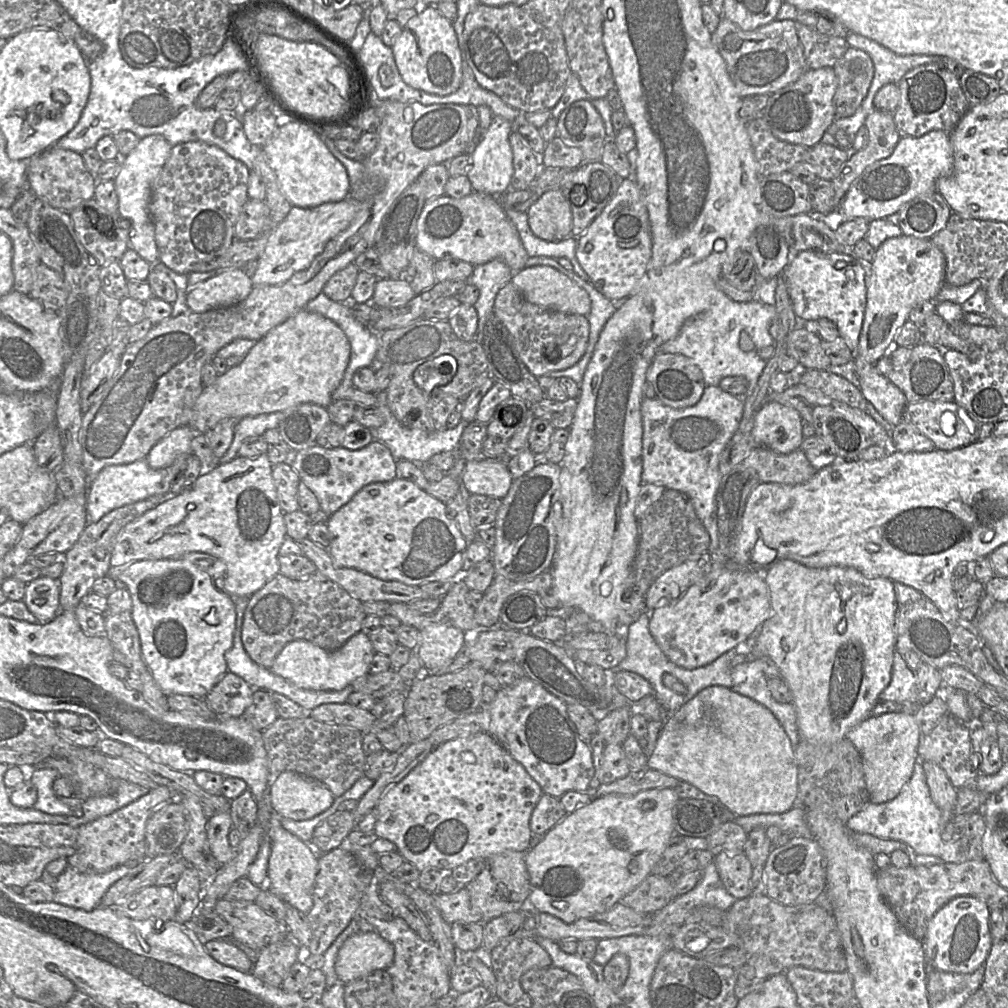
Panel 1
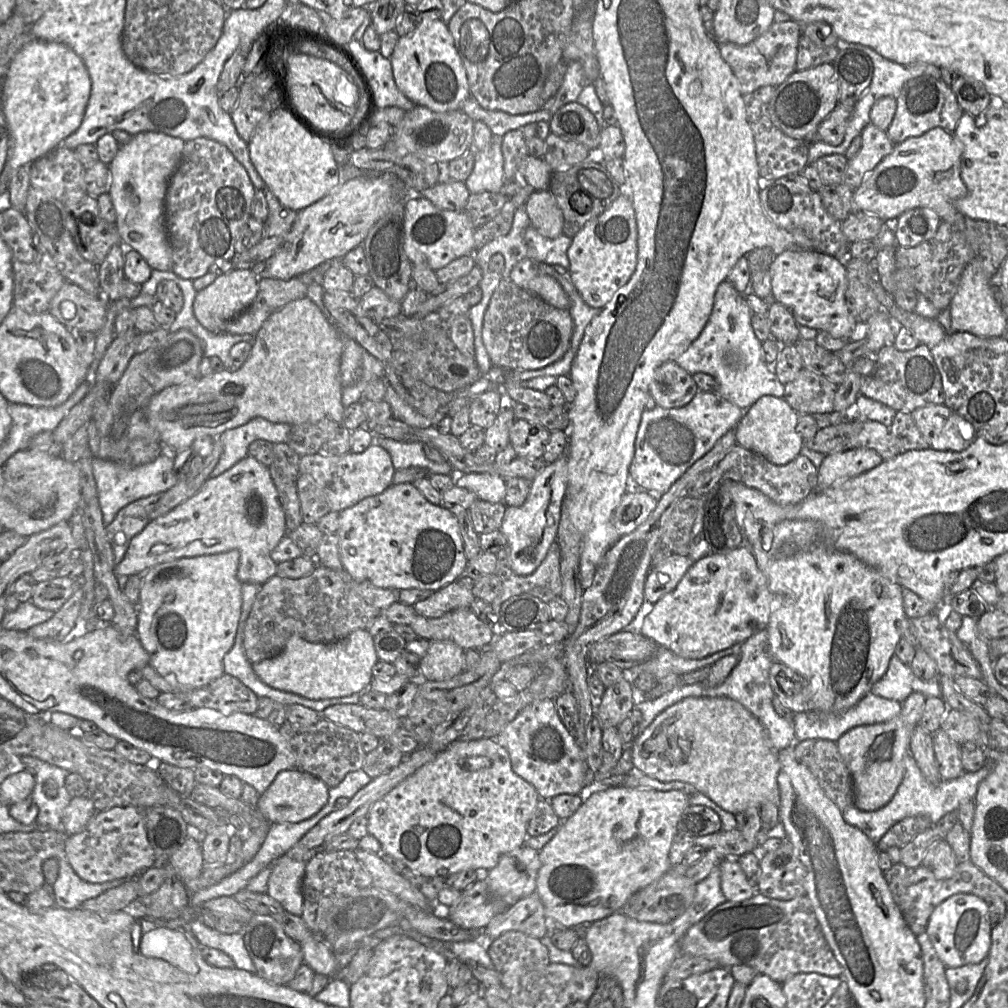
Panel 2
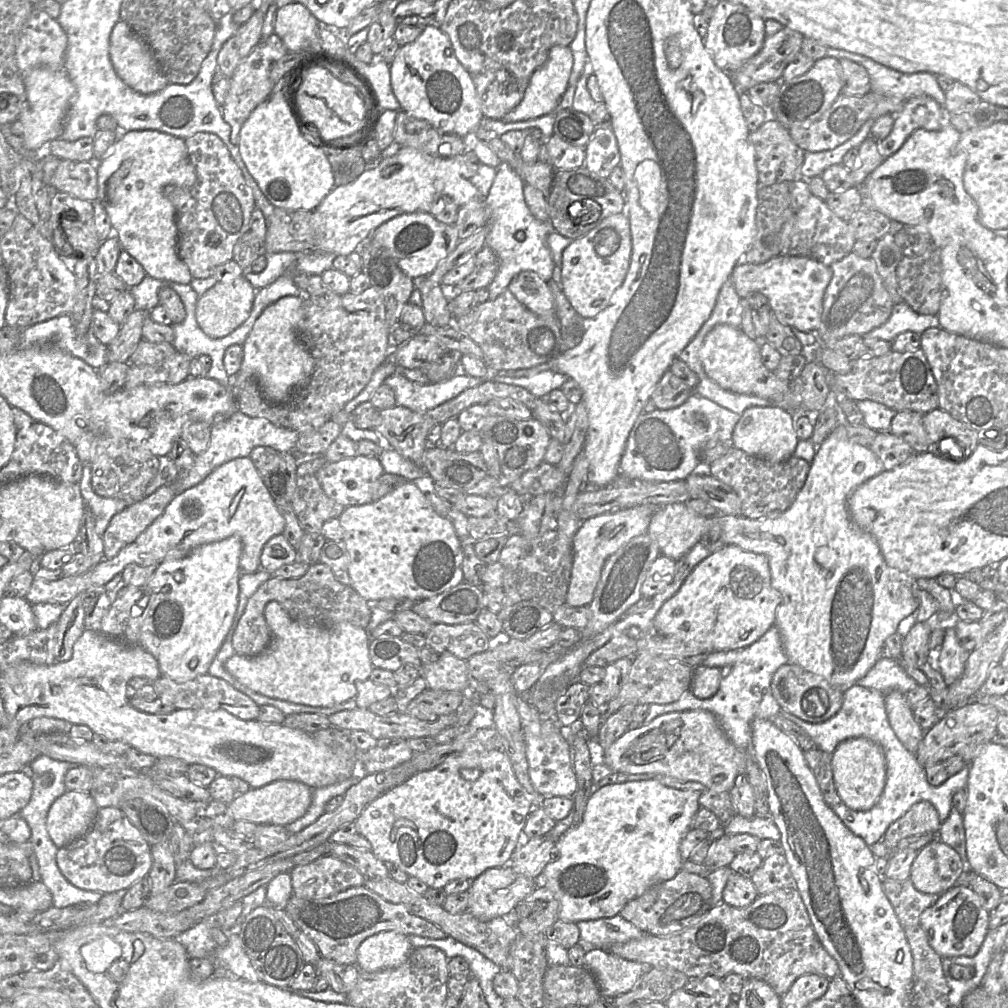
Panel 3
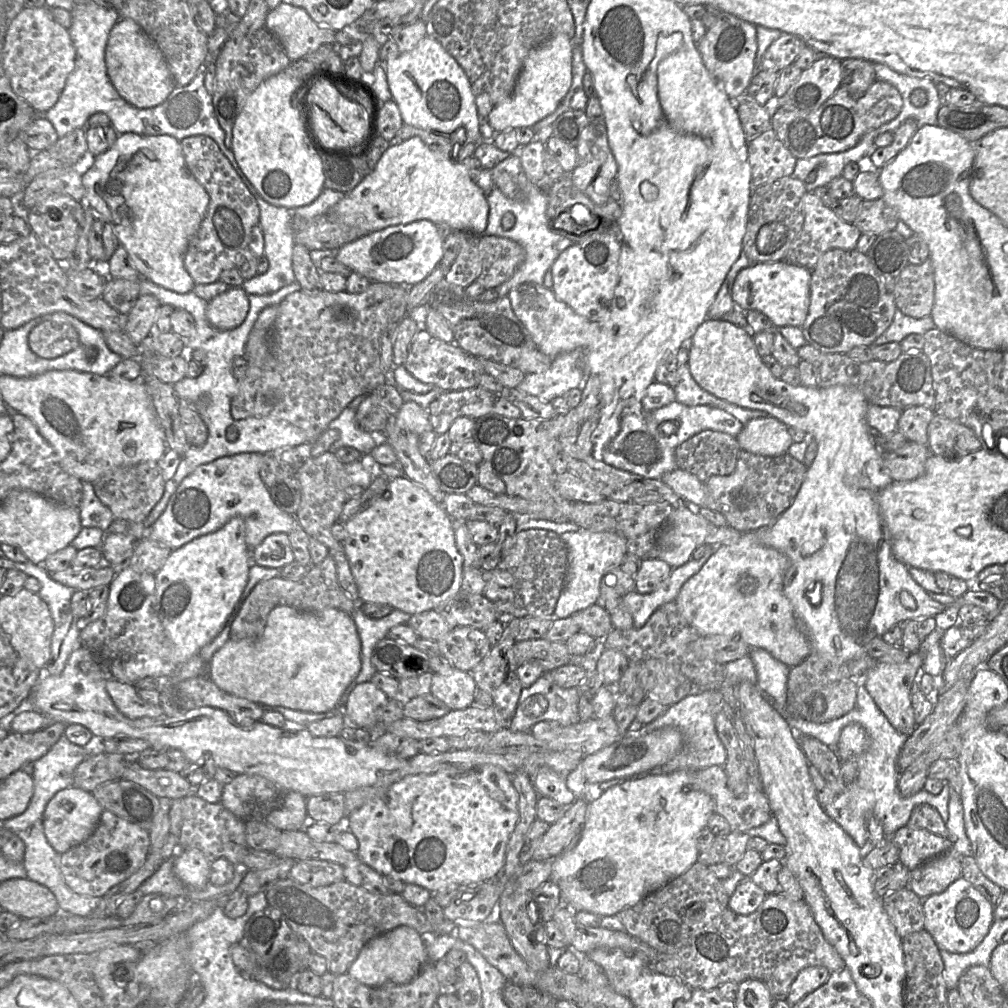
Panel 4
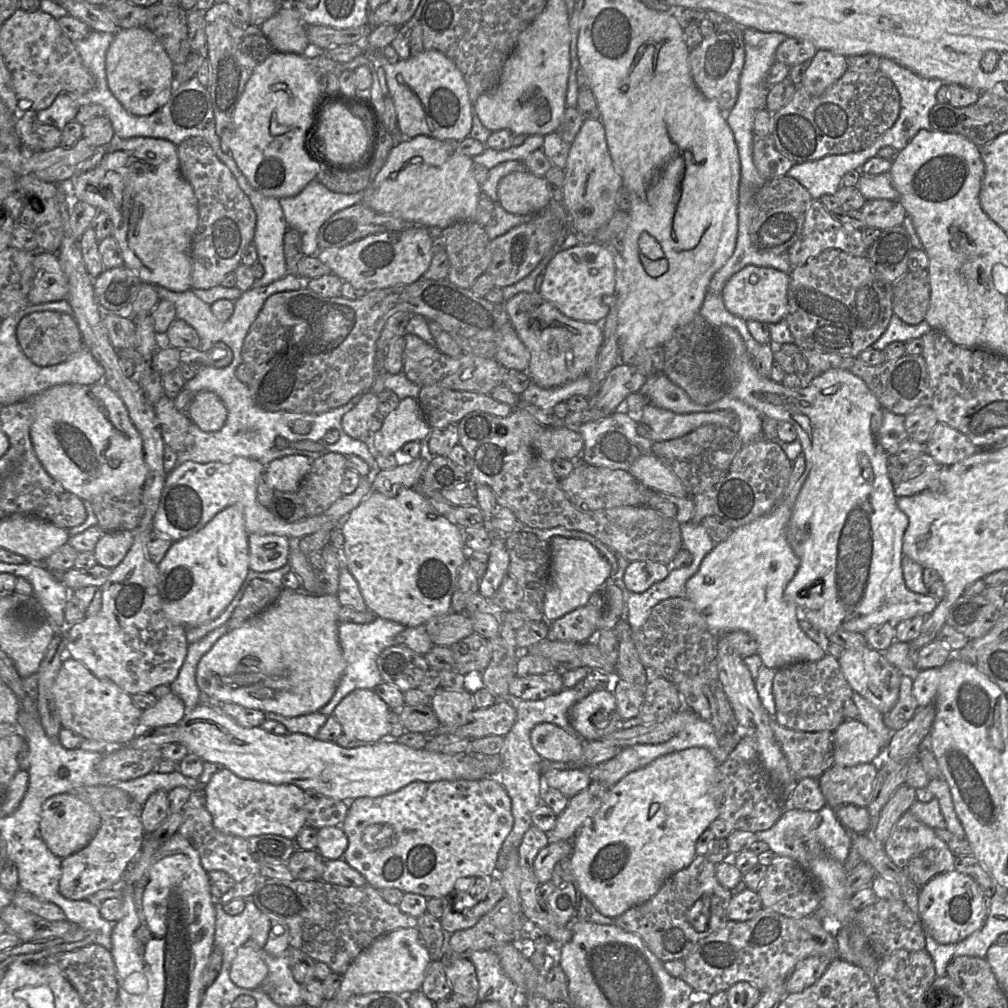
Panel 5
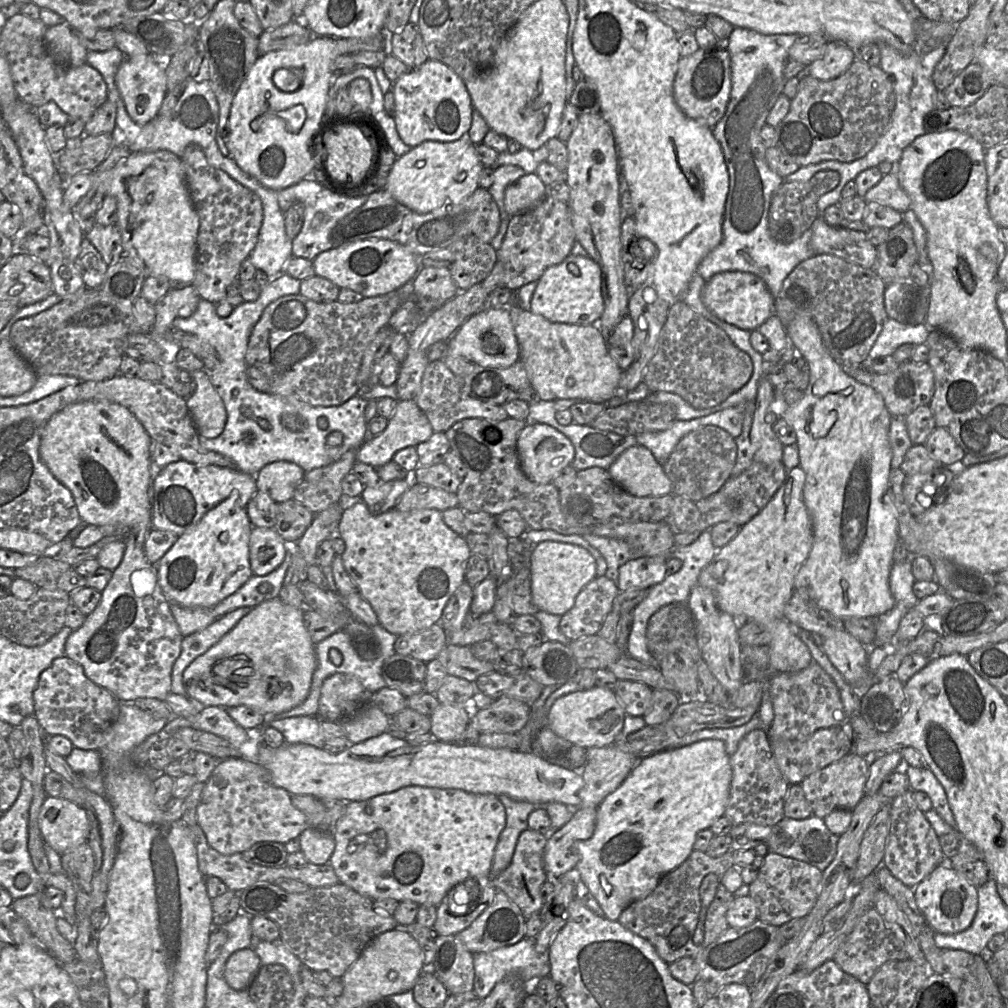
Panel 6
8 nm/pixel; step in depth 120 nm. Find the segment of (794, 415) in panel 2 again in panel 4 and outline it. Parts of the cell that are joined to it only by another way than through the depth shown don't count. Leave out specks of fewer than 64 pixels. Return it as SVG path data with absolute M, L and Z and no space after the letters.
M770 415L748 421L736 439L742 450L768 457L787 453L793 443L788 426Z

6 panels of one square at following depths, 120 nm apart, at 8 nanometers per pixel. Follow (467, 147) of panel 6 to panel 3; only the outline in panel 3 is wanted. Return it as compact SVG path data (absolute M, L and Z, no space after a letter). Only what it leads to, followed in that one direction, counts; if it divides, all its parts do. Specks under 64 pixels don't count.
M400 147L396 154L379 159L353 182L334 187L313 210L310 224L316 232L316 247L313 251L326 251L336 255L349 255L359 250L368 236L383 223L403 214L417 211L430 212L435 197L449 196L459 207L472 200L484 199L471 181L460 174L461 156L440 159L423 154L412 147Z

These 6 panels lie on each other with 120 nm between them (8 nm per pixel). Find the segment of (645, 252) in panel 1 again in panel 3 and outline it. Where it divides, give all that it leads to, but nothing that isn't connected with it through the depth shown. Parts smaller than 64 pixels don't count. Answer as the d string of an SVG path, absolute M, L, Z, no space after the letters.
M624 212L602 220L583 237L572 240L564 249L561 264L561 289L577 314L591 320L608 304L629 269L632 251L630 224Z

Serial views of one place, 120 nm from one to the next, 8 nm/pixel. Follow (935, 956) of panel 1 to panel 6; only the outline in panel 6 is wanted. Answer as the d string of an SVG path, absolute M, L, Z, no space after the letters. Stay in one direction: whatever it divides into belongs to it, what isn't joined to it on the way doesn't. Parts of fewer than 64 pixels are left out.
M947 863L936 867L925 879L914 887L918 908L934 932L953 934L966 930L978 908L977 887Z

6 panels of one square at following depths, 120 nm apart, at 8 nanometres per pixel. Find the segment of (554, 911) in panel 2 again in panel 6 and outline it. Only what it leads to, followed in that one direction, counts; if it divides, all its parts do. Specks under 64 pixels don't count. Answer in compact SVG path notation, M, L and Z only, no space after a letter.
M718 739L700 740L638 760L627 778L598 806L593 835L577 846L579 861L573 874L586 885L607 919L618 920L626 907L647 897L664 875L690 856L698 832L709 829L724 815L731 780L730 756L724 742Z

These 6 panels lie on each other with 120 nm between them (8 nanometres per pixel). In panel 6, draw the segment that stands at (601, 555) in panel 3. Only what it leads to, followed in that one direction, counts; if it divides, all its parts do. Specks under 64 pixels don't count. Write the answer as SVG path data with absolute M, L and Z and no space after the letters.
M543 541L534 546L531 556L531 590L533 602L541 611L564 615L573 607L580 591L596 577L596 561L587 549L556 541Z

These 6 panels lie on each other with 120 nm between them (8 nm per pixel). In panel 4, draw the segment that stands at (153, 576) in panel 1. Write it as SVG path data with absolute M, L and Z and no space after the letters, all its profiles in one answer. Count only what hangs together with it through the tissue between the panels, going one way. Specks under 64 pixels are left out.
M238 516L231 518L220 529L171 551L155 574L154 610L172 643L172 663L182 665L220 633L247 584L250 566L251 551L245 540L245 524Z

